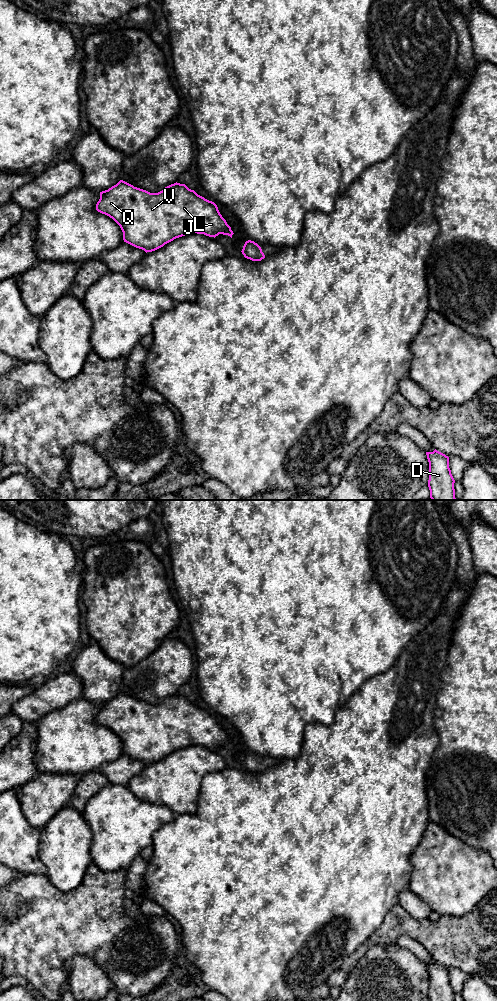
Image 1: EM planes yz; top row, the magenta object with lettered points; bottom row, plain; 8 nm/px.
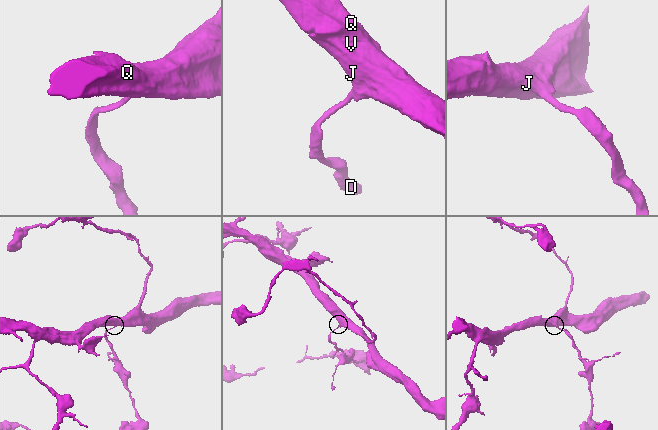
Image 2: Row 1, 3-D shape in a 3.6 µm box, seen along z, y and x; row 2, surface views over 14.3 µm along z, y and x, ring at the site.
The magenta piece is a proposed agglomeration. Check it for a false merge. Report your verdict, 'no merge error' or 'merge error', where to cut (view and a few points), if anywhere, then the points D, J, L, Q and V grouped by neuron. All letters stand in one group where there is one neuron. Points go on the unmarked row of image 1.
no merge error | no cut | D J L Q V

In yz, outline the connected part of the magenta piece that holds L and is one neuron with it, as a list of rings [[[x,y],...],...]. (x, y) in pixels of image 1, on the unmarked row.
[[[120,692],[108,702],[100,704],[96,722],[109,728],[120,738],[124,754],[146,765],[187,746],[204,746],[214,750],[219,746],[232,750],[234,746],[214,714],[177,694],[158,705],[150,705]]]

